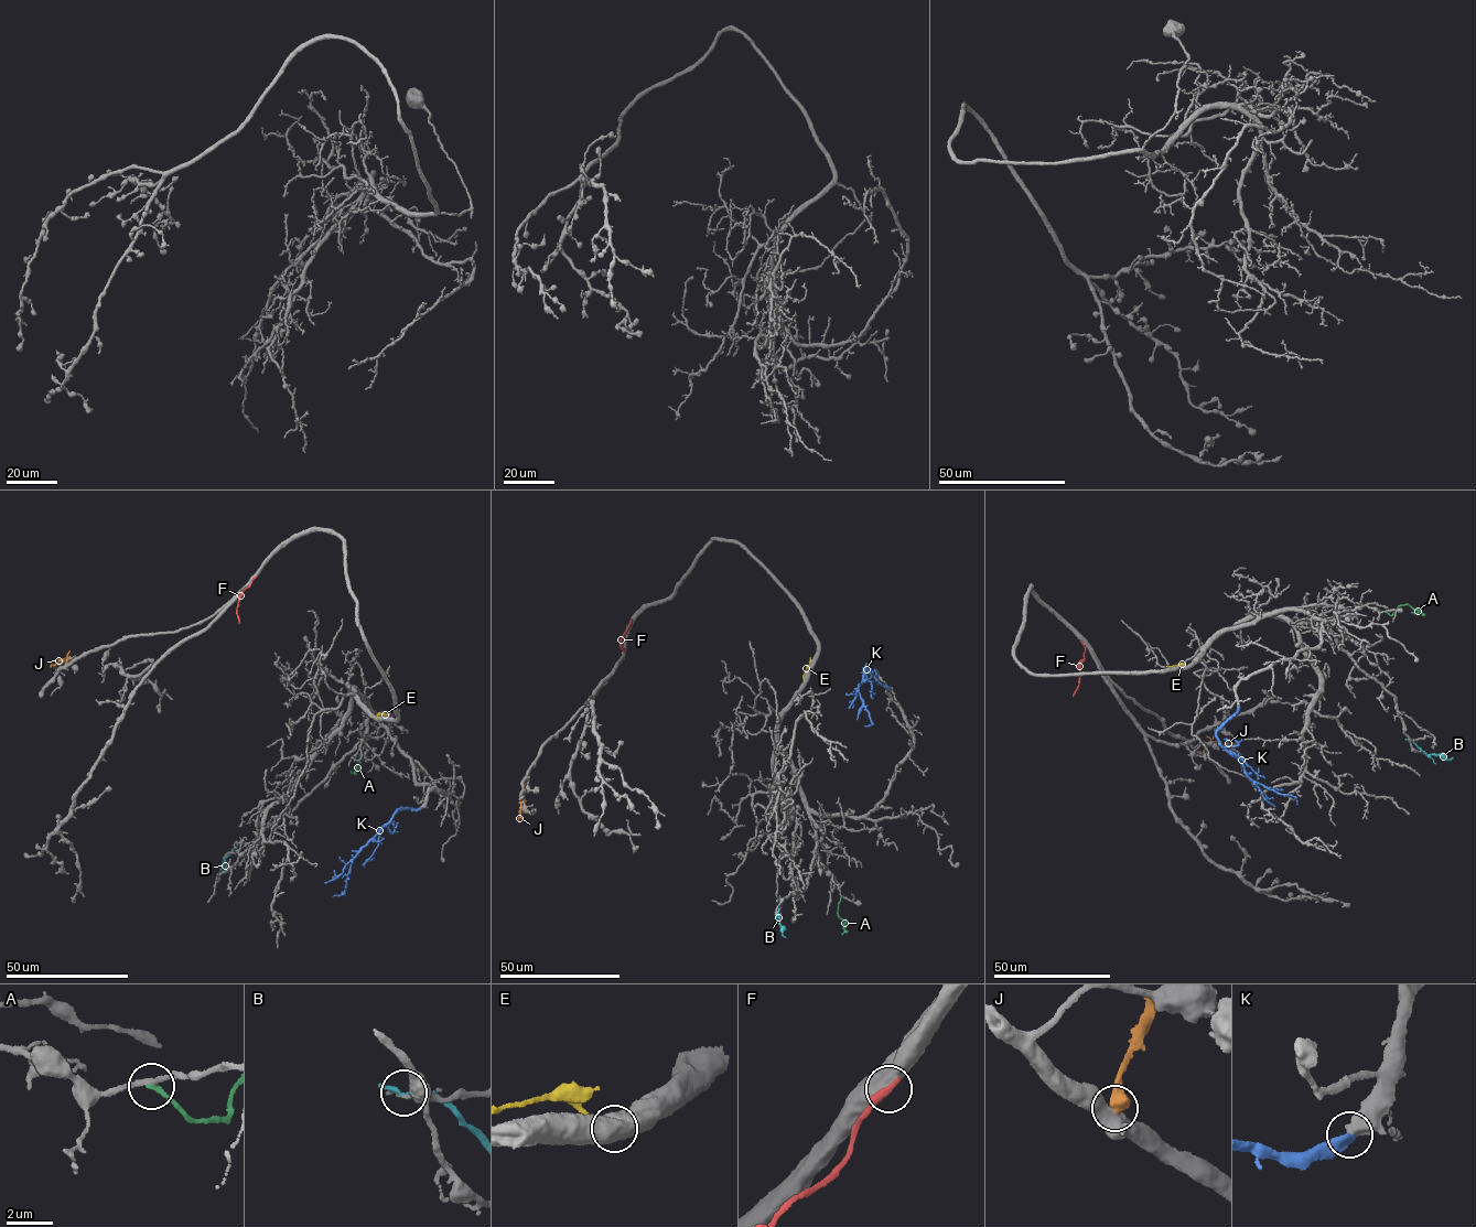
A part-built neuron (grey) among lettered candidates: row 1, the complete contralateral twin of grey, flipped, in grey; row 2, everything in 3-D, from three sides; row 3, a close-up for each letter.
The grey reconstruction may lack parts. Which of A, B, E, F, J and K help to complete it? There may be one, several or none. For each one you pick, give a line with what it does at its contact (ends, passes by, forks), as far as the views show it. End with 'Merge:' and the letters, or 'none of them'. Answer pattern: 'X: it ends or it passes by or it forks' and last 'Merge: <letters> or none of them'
K: it ends
Merge: K

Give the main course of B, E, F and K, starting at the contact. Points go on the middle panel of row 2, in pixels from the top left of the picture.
B: (779, 899), (776, 914), (785, 937)
E: (804, 680), (810, 657)
F: (625, 649), (622, 647), (622, 638), (631, 620)
K: (890, 688), (876, 682), (868, 664), (858, 690), (871, 723), (864, 727)

